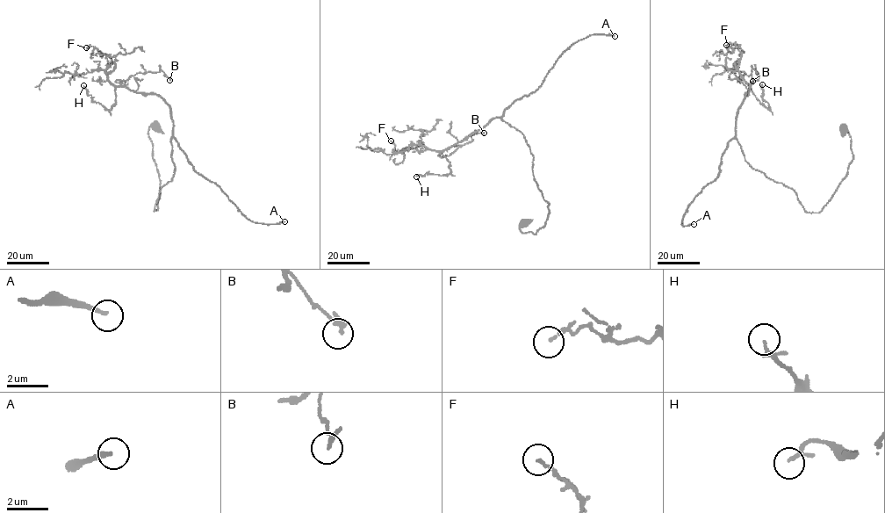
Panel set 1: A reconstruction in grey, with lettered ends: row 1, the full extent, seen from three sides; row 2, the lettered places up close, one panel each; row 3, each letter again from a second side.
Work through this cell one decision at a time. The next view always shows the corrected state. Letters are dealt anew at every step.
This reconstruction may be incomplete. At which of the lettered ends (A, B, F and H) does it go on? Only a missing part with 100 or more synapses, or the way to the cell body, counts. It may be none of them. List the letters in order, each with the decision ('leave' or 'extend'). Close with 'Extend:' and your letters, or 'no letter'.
A: extend
B: leave
F: leave
H: leave
Extend: A

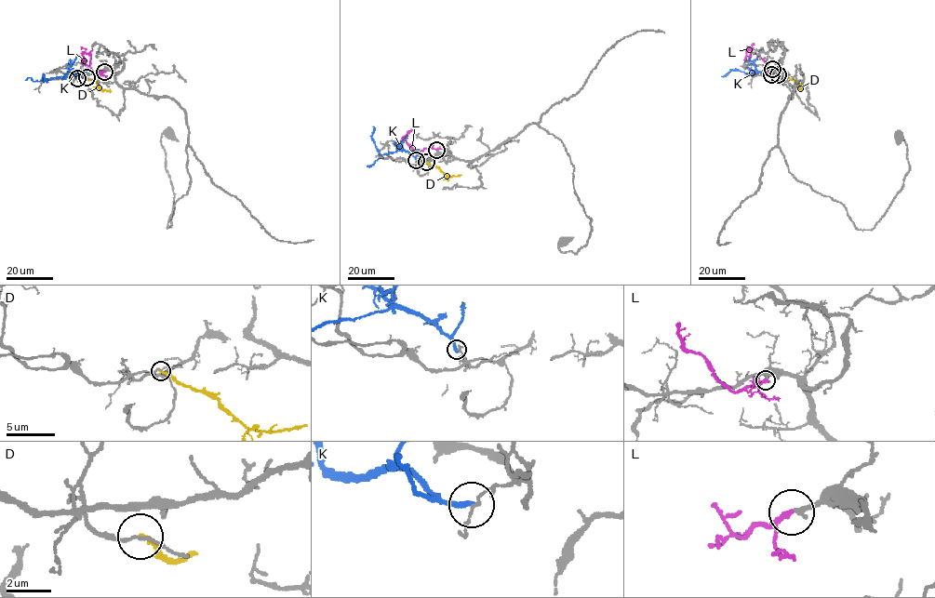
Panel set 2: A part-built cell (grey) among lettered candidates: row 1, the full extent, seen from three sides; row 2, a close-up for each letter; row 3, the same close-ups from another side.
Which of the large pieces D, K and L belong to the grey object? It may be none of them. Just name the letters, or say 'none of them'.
L

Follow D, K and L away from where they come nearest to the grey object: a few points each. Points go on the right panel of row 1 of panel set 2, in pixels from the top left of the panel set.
D: (777, 74), (791, 78), (802, 89)
K: (771, 74), (765, 71), (751, 75), (732, 70), (721, 76)
L: (772, 69), (766, 71), (768, 63), (750, 49), (743, 59)

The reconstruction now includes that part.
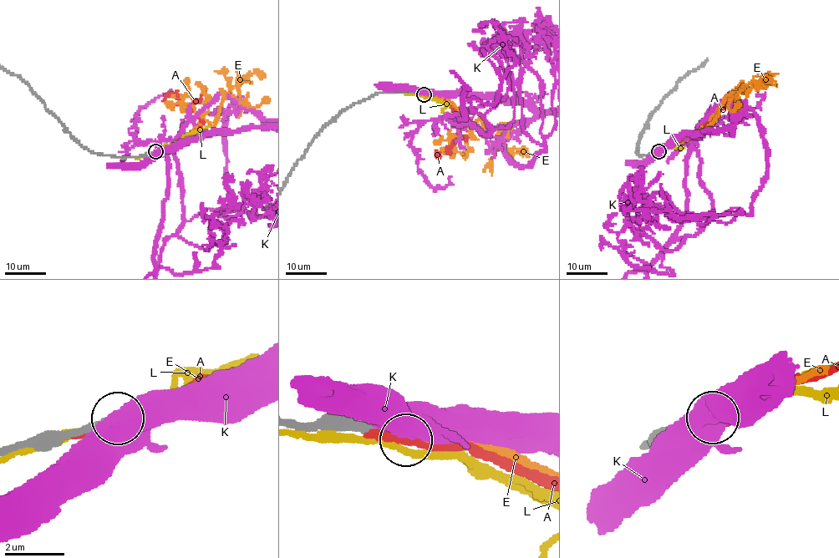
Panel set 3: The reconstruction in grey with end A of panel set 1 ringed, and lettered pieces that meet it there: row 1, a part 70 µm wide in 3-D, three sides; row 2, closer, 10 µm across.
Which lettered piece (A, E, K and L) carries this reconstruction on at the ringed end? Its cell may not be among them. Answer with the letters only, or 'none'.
E

